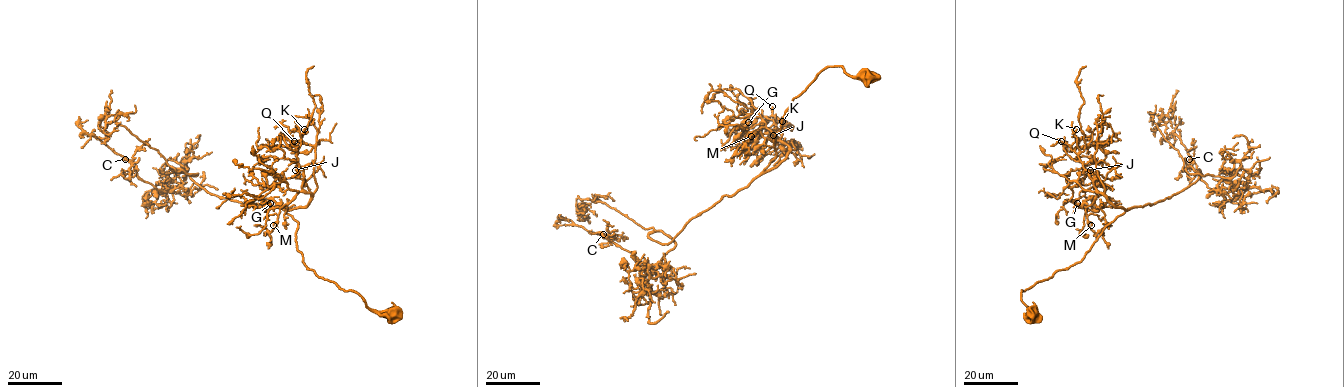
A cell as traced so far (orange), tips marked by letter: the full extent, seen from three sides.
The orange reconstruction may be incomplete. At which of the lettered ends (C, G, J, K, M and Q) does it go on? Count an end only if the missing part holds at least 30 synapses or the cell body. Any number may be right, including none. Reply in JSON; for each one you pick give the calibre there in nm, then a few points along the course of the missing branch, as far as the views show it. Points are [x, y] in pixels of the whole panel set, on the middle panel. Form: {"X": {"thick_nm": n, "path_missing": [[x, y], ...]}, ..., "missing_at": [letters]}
{"J": {"thick_nm": 170, "path_missing": [[773, 135], [760, 156], [751, 161]]}, "missing_at": ["J"]}

